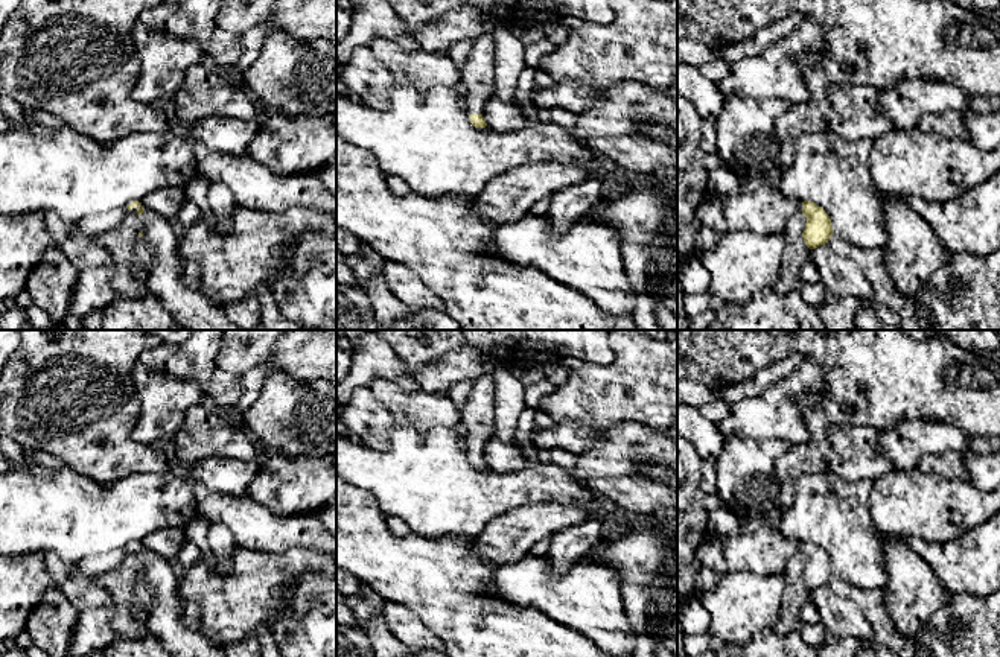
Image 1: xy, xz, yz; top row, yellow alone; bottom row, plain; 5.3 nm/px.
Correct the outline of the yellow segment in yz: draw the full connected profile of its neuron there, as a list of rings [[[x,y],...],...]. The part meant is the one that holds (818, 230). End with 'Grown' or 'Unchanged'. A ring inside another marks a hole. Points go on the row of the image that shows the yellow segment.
[[[770,170],[741,182],[738,193],[725,199],[725,222],[729,231],[778,234],[796,214],[807,217],[802,237],[810,249],[828,243],[833,227],[825,210],[814,202],[784,196],[779,186],[770,181]]]. Grown

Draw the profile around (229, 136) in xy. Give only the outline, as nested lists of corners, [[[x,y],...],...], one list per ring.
[[[204,117],[190,128],[196,141],[216,152],[240,157],[259,129],[256,122],[230,117]]]

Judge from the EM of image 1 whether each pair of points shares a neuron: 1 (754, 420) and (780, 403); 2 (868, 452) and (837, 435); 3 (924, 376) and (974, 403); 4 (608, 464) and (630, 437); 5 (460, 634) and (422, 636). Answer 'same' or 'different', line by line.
1: same
2: same
3: same
4: same
5: different

